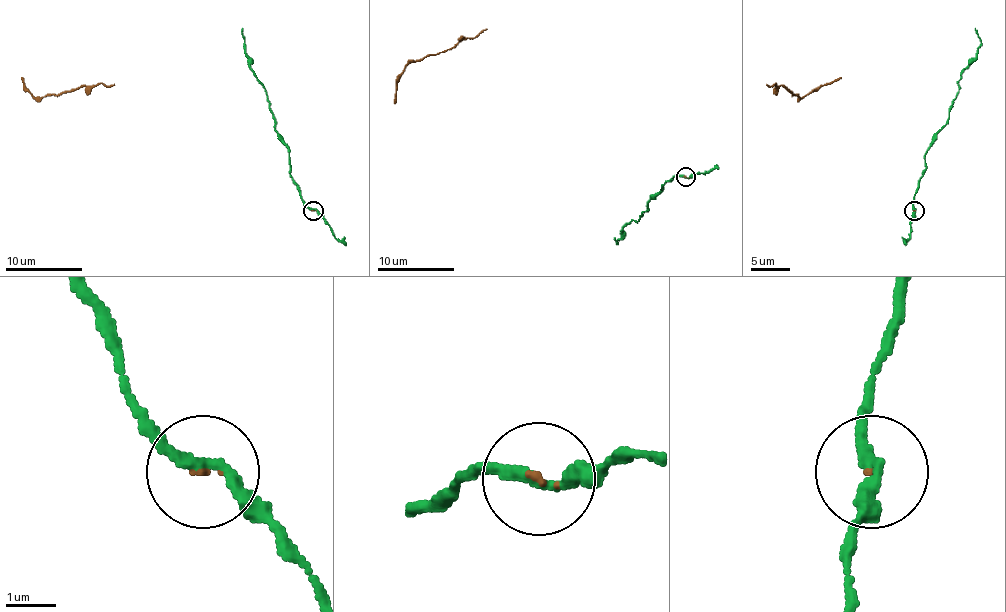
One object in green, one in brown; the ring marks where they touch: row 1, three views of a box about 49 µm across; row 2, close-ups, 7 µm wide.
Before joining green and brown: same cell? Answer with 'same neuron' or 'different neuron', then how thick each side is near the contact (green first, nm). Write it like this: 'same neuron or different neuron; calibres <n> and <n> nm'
same neuron; calibres 200 and 60 nm

